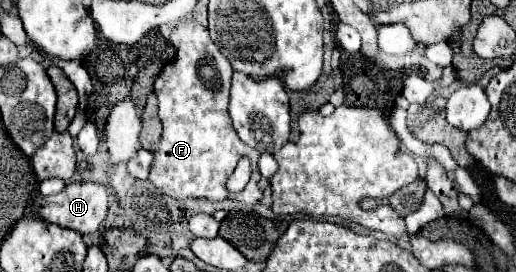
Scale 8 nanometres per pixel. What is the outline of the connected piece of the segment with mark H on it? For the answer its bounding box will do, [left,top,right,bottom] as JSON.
[34,183,108,235]

